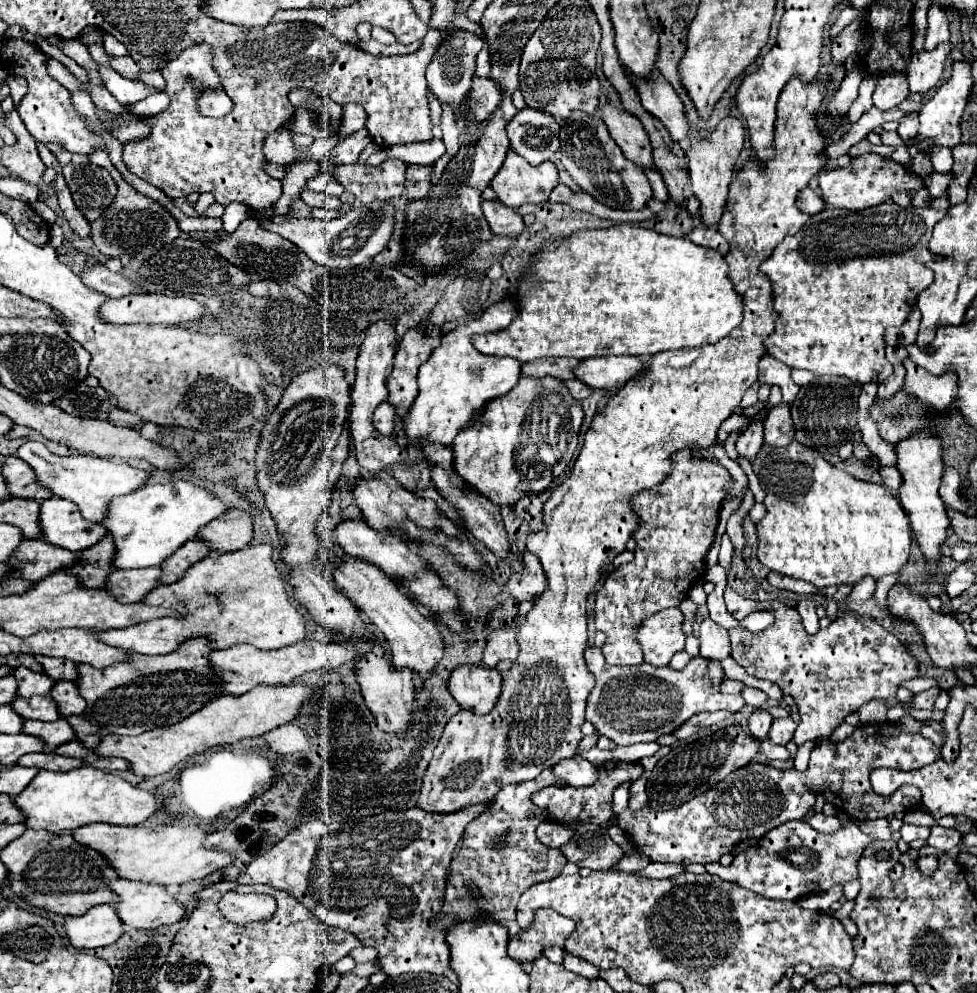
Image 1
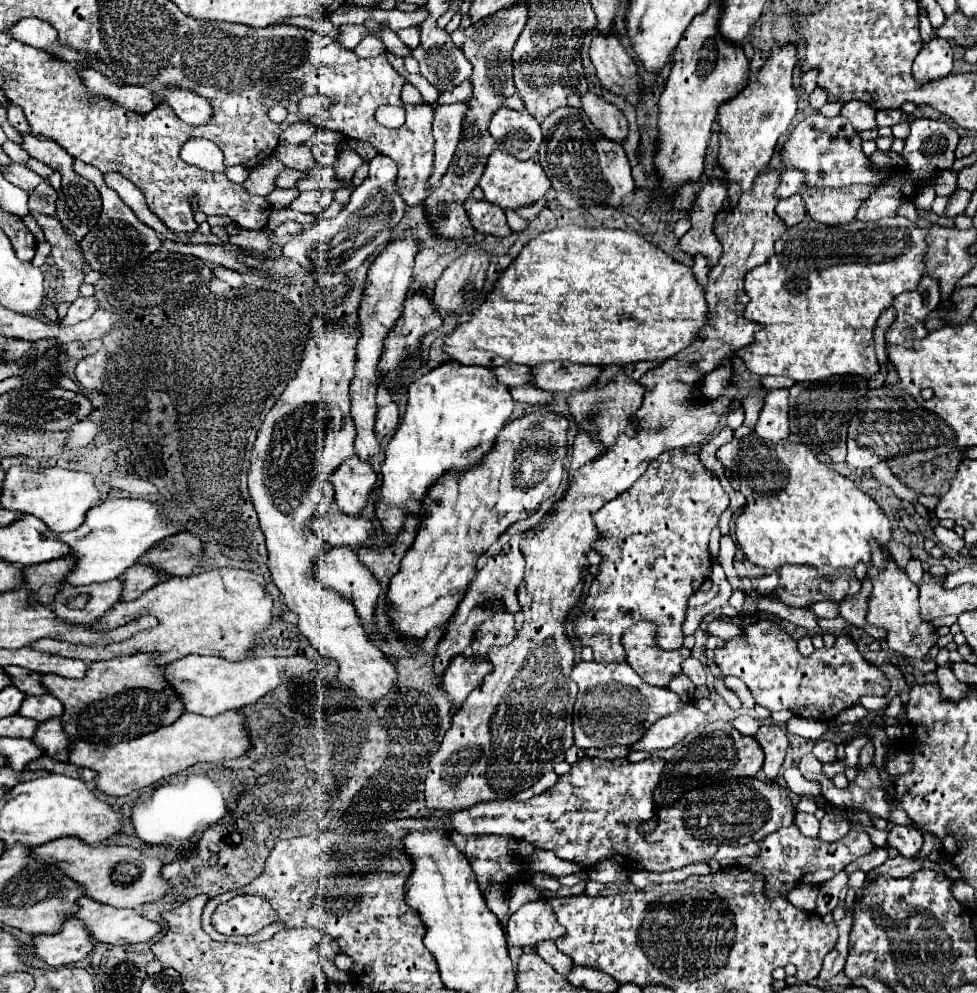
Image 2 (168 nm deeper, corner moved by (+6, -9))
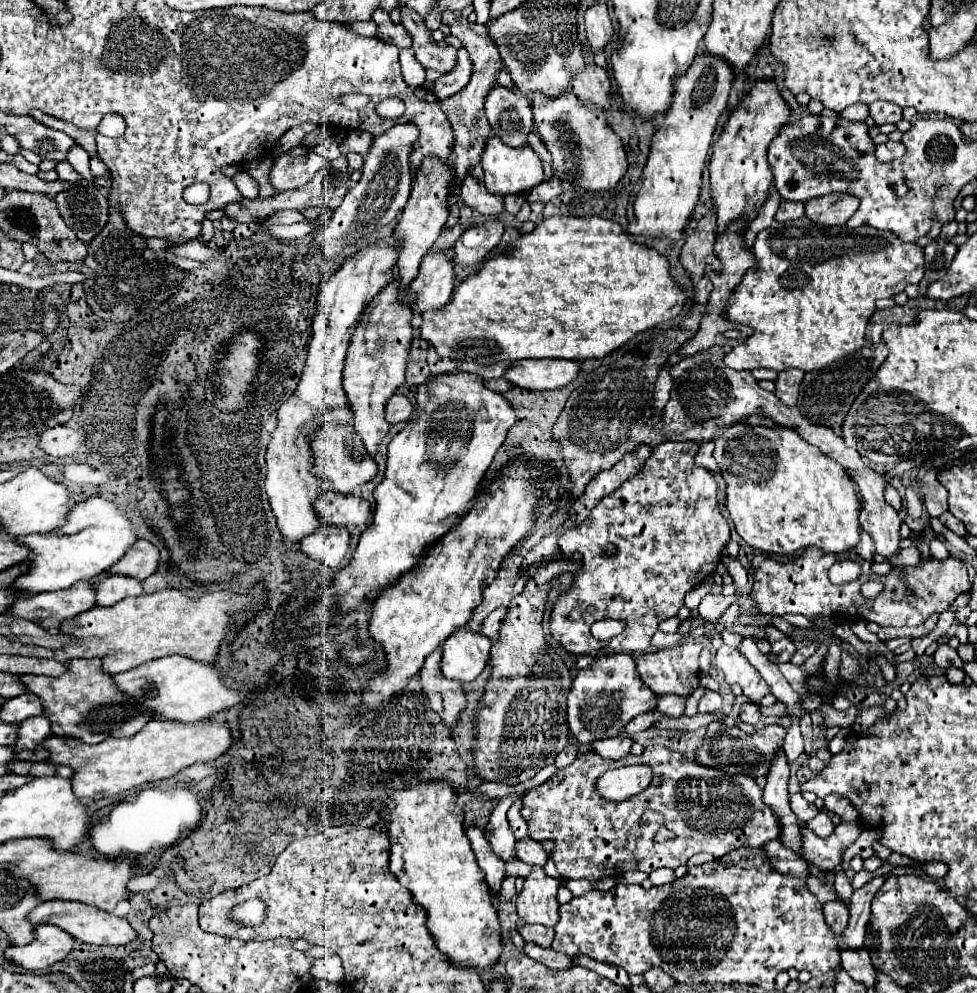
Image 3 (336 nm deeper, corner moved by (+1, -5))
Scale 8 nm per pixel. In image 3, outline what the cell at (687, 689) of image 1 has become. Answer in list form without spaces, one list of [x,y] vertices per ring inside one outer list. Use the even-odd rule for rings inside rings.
[[[612,654],[596,658],[594,666],[580,670],[572,682],[568,694],[568,726],[580,744],[618,736],[624,726],[638,714],[654,710],[656,694],[648,690],[634,668],[634,660],[628,654]]]

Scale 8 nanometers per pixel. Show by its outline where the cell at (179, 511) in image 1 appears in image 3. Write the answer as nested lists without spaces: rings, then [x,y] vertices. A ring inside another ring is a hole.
[[[88,498],[70,510],[66,516],[66,526],[46,534],[18,536],[16,542],[30,550],[26,560],[30,562],[30,574],[18,578],[14,586],[18,586],[18,590],[26,590],[26,594],[38,594],[64,590],[78,580],[90,580],[104,574],[136,542],[136,532],[118,506],[104,498]]]

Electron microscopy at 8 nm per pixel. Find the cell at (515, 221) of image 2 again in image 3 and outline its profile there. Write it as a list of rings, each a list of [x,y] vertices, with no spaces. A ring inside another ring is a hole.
[[[508,194],[508,196],[504,196],[504,208],[512,214],[512,216],[516,216],[518,214],[518,210],[520,210],[520,206],[526,202],[526,196],[524,194]]]

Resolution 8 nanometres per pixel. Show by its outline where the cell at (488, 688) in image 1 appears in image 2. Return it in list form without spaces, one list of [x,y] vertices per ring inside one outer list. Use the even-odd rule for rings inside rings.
[[[455,656],[449,668],[443,672],[443,690],[453,702],[465,702],[471,690],[481,686],[485,676],[493,672],[491,662],[487,660],[469,660],[465,656]]]

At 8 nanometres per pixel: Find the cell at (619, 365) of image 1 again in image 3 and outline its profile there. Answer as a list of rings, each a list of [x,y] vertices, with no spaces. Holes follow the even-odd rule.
[[[542,358],[538,362],[514,362],[504,378],[520,388],[528,390],[554,390],[566,386],[580,372],[578,362],[562,362],[554,358]]]

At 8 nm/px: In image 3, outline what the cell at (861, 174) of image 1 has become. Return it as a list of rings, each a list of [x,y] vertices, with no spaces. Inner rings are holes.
[[[826,194],[806,202],[806,216],[822,226],[844,226],[858,208],[858,198],[850,194]]]

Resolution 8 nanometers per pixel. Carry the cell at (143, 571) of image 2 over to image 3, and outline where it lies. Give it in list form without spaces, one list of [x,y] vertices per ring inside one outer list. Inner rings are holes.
[[[110,576],[96,586],[96,604],[98,606],[114,606],[118,600],[126,596],[140,596],[144,590],[136,578],[126,576]]]

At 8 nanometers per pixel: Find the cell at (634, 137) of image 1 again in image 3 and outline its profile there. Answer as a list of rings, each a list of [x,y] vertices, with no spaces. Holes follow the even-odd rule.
[[[586,64],[586,70],[572,78],[572,90],[580,100],[590,100],[604,108],[610,98],[608,72],[596,64]]]

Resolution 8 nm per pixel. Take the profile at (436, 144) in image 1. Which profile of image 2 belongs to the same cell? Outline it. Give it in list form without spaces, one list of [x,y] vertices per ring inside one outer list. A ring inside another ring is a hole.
[[[377,154],[369,162],[369,176],[361,186],[353,190],[347,206],[333,218],[321,220],[311,228],[291,236],[283,244],[283,256],[297,262],[307,272],[351,272],[357,270],[379,246],[391,242],[395,226],[401,222],[405,212],[405,202],[395,192],[397,162]]]

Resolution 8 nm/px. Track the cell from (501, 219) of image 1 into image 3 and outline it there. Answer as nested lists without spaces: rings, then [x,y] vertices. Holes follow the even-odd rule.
[[[468,176],[466,180],[462,180],[460,196],[474,212],[478,212],[482,216],[496,216],[496,214],[500,214],[504,210],[502,196],[490,194],[486,190],[484,182],[474,178],[474,176]]]

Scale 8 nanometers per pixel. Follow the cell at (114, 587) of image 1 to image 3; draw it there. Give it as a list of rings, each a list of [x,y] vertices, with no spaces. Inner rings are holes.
[[[88,580],[76,582],[74,586],[58,592],[42,592],[26,598],[18,598],[10,610],[4,614],[14,614],[18,618],[30,618],[38,622],[44,630],[58,628],[62,620],[74,618],[96,606],[96,592]]]

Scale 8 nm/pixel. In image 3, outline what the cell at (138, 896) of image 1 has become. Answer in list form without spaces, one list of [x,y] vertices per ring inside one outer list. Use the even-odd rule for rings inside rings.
[[[52,900],[52,902],[42,902],[30,912],[30,924],[54,924],[62,930],[66,930],[74,940],[86,942],[86,944],[96,944],[96,946],[122,946],[128,944],[130,940],[136,938],[134,928],[128,924],[126,918],[112,916],[108,912],[102,912],[94,906],[80,904],[80,902],[66,902],[66,900]]]

